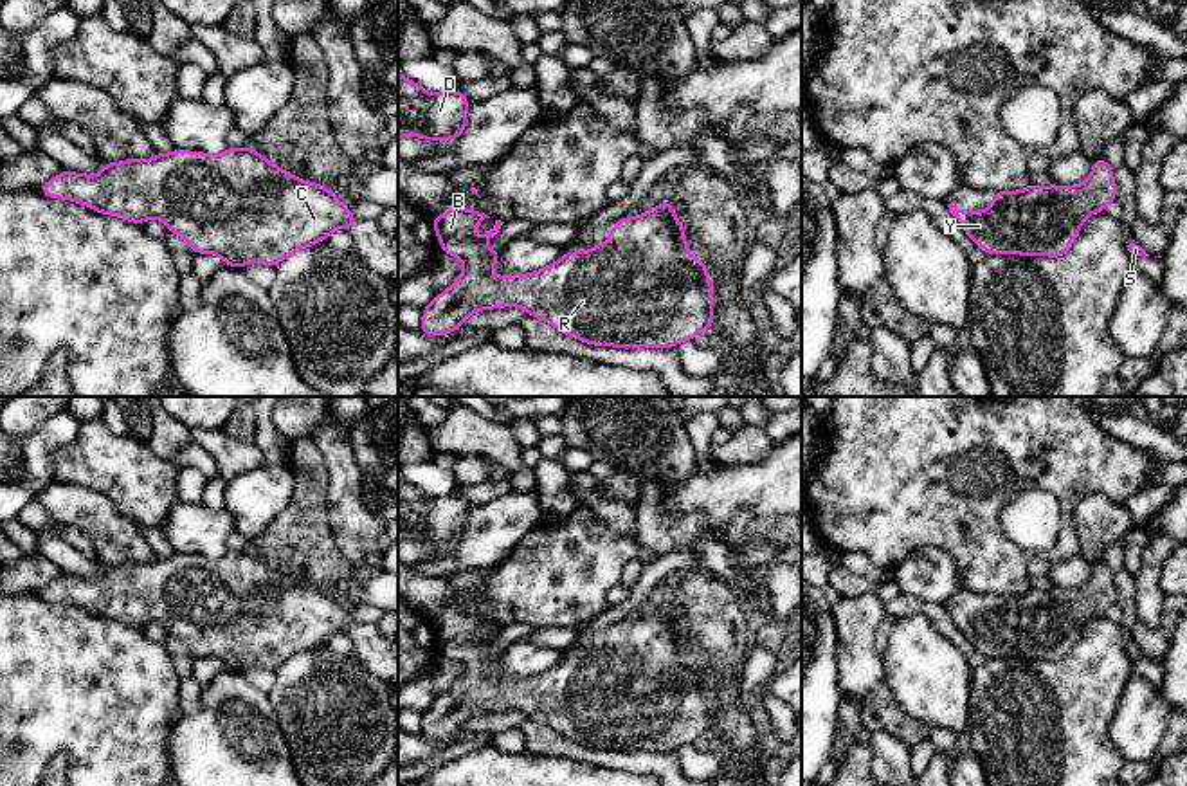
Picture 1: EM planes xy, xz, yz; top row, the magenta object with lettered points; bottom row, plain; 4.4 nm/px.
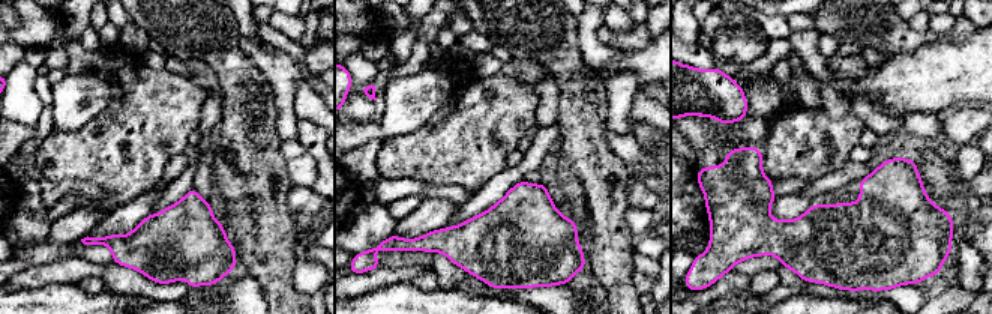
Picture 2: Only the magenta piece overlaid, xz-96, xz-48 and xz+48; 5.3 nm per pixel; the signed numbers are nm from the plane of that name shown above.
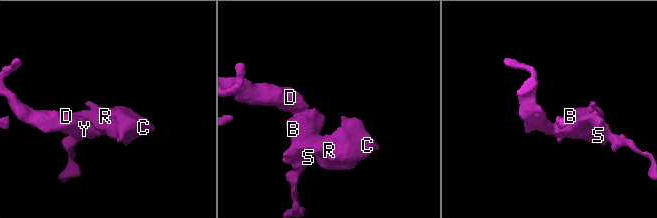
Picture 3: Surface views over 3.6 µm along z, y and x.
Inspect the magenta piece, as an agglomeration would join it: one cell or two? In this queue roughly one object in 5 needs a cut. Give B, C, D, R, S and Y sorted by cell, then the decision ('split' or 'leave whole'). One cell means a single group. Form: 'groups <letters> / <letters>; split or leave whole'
groups B C D R S Y; leave whole

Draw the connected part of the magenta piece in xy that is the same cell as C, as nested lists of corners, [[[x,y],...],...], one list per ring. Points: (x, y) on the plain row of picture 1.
[[[252,550],[227,552],[220,559],[175,553],[146,564],[104,566],[97,579],[63,573],[40,595],[140,629],[159,622],[195,658],[213,656],[236,672],[254,665],[276,671],[292,656],[330,644],[337,631],[353,635],[357,627],[328,590],[299,584]]]

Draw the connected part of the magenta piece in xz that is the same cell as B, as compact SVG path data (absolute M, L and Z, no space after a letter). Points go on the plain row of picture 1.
M668 602L639 620L616 624L609 645L594 647L591 656L567 656L544 672L504 681L492 678L501 654L486 651L504 626L495 624L483 640L470 640L485 622L490 620L452 609L445 618L432 622L439 653L463 665L463 678L423 712L421 737L430 741L450 737L461 732L468 719L501 710L521 710L582 746L625 754L674 752L711 734L713 687L708 683L708 669L688 656L683 627Z

